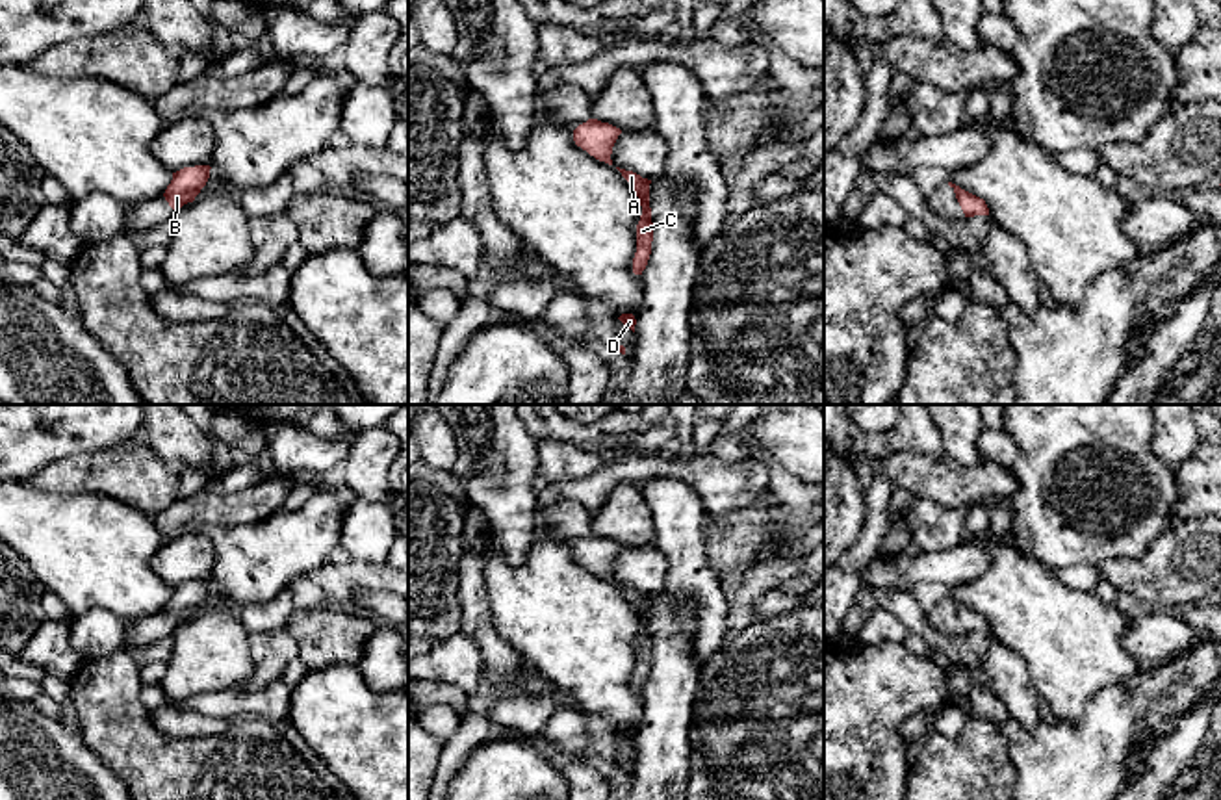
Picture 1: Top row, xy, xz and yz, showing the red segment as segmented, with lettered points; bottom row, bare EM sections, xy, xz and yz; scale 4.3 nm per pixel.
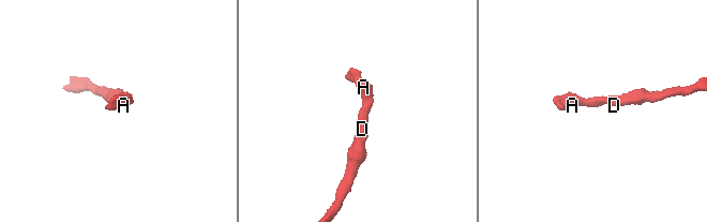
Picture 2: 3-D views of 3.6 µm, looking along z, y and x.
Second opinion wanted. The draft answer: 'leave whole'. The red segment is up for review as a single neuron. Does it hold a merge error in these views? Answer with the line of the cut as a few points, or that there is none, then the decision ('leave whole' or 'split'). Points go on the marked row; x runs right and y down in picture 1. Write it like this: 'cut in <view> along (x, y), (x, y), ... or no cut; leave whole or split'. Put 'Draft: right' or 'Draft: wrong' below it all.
no cut; leave whole
Draft: right

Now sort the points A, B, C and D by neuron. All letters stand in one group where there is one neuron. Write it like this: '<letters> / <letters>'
A B C D

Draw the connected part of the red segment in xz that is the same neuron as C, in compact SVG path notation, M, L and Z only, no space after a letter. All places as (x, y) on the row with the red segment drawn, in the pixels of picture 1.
M616 167L622 176L633 186L636 191L636 197L642 206L642 215L636 225L636 252L633 258L633 273L642 275L642 271L648 265L649 254L651 254L651 241L653 241L653 223L651 223L651 208L649 208L649 184L651 180L642 178L640 174L633 171L625 171Z

